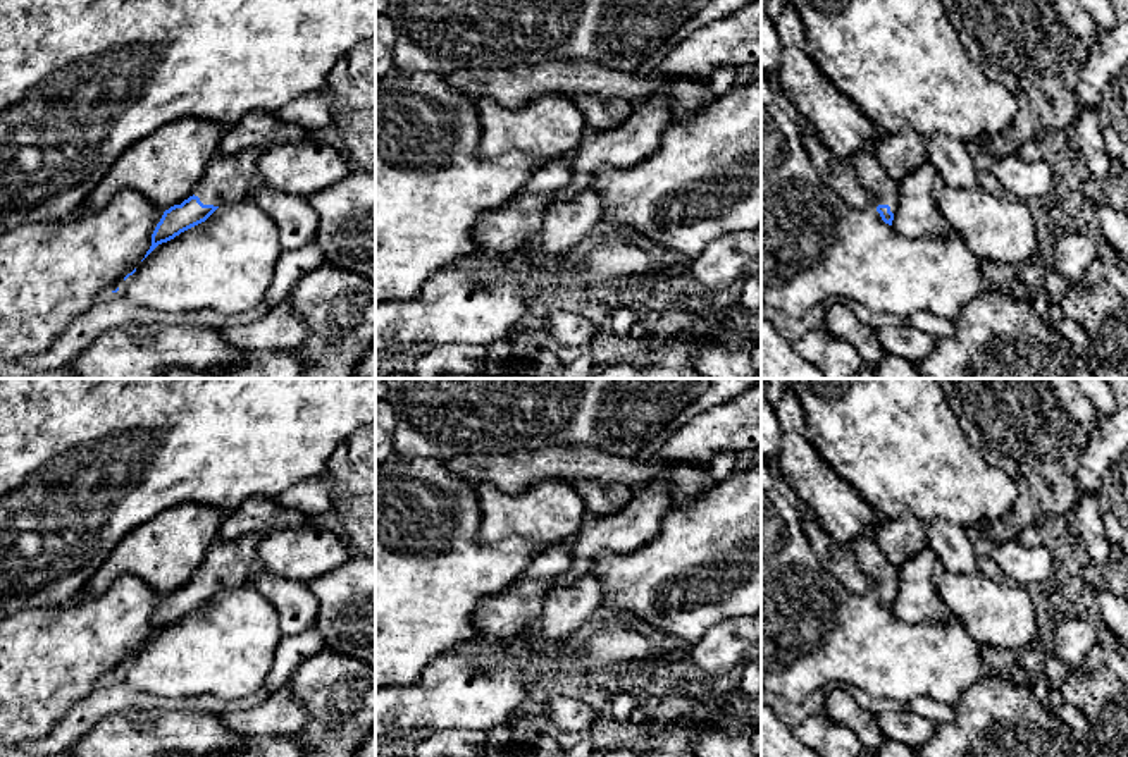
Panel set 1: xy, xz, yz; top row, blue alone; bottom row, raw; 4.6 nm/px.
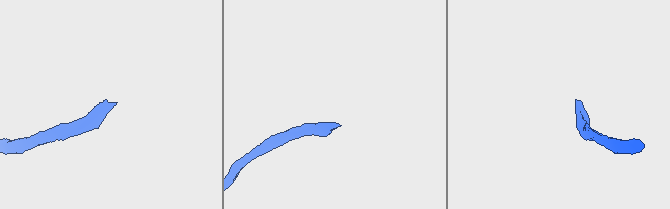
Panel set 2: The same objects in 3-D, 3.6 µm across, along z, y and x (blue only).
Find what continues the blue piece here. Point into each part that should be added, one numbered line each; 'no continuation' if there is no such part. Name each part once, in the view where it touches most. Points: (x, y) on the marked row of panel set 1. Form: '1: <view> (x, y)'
1: xy (228, 179)

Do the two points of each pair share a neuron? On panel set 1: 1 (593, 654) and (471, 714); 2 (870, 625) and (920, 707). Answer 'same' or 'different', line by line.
1: same
2: different

